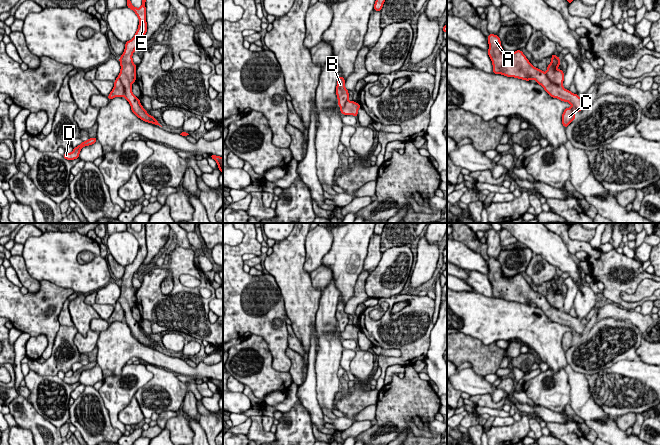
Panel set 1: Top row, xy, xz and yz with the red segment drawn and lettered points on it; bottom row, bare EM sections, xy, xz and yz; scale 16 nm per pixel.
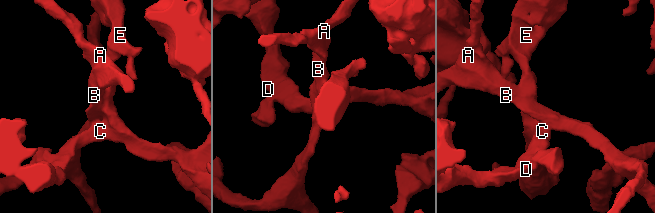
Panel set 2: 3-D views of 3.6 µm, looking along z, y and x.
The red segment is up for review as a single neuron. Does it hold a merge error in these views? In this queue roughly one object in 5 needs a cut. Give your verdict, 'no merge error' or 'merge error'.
no merge error

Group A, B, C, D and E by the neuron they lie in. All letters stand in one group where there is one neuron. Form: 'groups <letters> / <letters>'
groups A B C D E

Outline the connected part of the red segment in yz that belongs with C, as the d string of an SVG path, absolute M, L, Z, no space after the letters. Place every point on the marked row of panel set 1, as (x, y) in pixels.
M489 34L487 37L489 49L488 55L492 60L493 73L522 80L534 79L553 98L568 102L572 106L566 108L562 114L562 124L566 128L575 118L575 113L580 112L586 101L577 94L563 87L564 72L557 69L560 66L560 58L553 54L547 71L535 68L521 50L506 53L501 46L498 35Z

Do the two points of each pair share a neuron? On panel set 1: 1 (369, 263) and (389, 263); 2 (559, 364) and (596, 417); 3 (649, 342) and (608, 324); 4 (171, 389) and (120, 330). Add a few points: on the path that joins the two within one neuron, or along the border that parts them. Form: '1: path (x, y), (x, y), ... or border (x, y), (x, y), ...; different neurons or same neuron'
1: border (382, 253), (379, 263), (371, 271); different neurons
2: path (572, 375), (578, 382), (580, 397), (583, 403); same neuron
3: border (642, 333), (640, 345), (636, 350), (639, 359); different neurons
4: border (146, 362), (164, 367), (172, 372); different neurons

